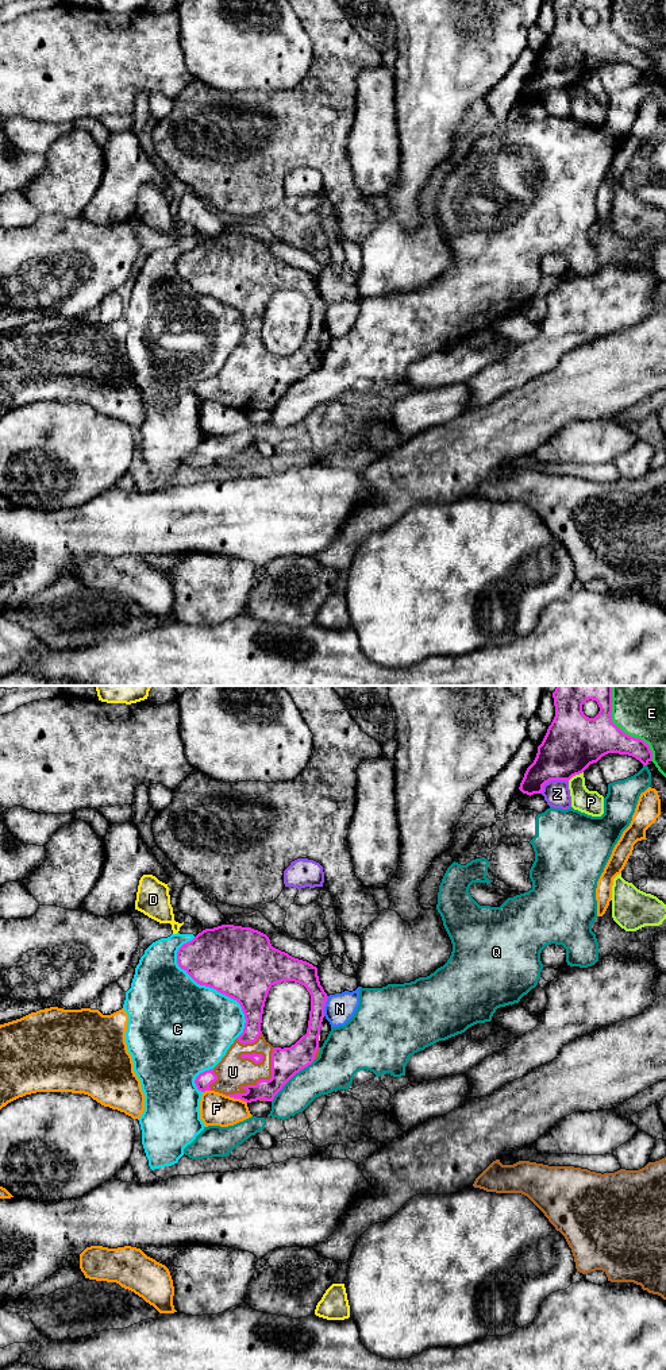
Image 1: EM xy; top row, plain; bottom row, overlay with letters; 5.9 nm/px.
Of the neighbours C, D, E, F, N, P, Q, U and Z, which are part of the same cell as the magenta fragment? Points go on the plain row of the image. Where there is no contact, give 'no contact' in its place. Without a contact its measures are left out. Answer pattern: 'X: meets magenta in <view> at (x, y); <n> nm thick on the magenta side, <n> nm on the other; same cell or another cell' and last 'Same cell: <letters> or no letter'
C: meets magenta in xy at (210, 296); 420 nm thick on the magenta side, 480 nm on the other; another cell
D: meets magenta in xy at (318, 346); 180 nm thick on the magenta side, 20 nm on the other; another cell
E: meets magenta in xy at (622, 39); 300 nm thick on the magenta side, 280 nm on the other; another cell
F: meets magenta in xy at (235, 406); 120 nm thick on the magenta side, 190 nm on the other; another cell
N: meets magenta in xy at (324, 313); 140 nm thick on the magenta side, 180 nm on the other; another cell
P: meets magenta in xy at (574, 84); 340 nm thick on the magenta side, 140 nm on the other; another cell
Q: meets magenta in xy at (291, 386); 180 nm thick on the magenta side, 240 nm on the other; another cell
U: meets magenta in xy at (261, 389); 180 nm thick on the magenta side, 200 nm on the other; same cell
Z: meets magenta in xy at (551, 88); 320 nm thick on the magenta side, 160 nm on the other; another cell
Same cell: U

